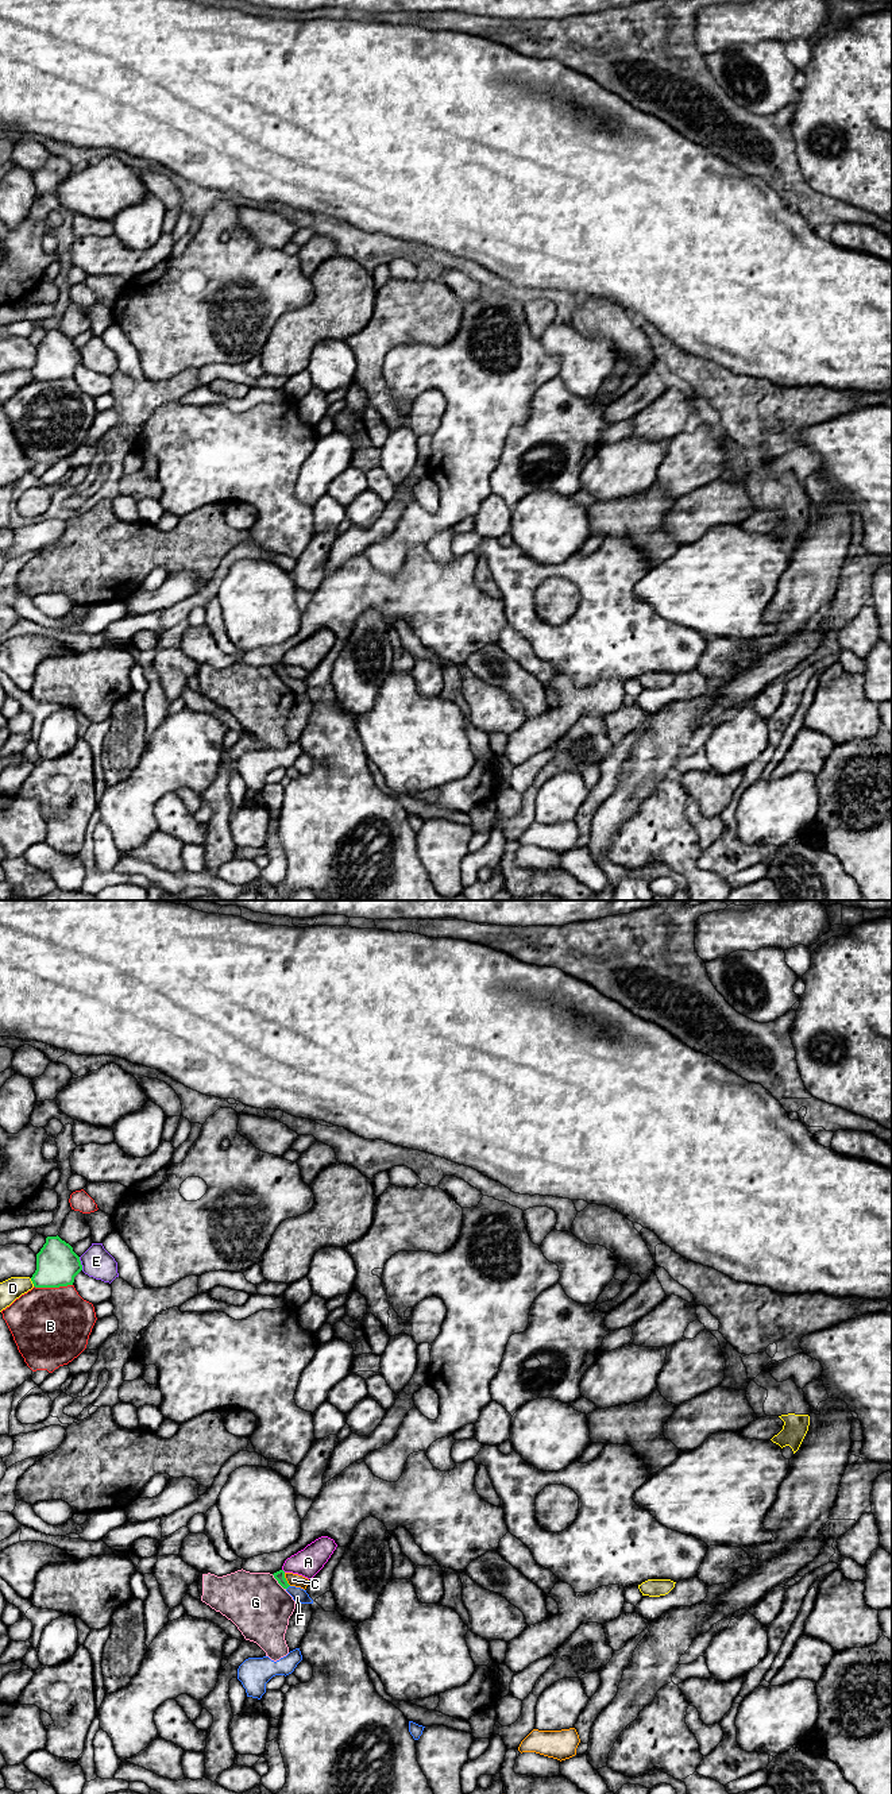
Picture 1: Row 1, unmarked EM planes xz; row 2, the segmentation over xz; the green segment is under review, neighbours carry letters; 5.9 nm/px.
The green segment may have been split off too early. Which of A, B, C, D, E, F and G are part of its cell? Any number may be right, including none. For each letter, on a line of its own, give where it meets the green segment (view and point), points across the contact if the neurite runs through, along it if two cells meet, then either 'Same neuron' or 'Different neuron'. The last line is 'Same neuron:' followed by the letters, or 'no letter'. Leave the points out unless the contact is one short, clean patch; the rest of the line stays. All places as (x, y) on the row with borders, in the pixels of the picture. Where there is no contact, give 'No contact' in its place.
A: No contact. Different neuron
B: Touches green at xz (53, 1287). Different neuron
C: Touches green at xz (285, 1580). Boundary: xz (284, 1573), (290, 1585). Different neuron
D: Touches green at xz (33, 1283). Different neuron
E: Touches green at xz (80, 1264). Different neuron
F: Touches green at xz (288, 1586). Path across: xz (280, 1575), (288, 1586), (298, 1594). Same neuron
G: Touches green at xz (278, 1582). Different neuron
Same neuron: F

